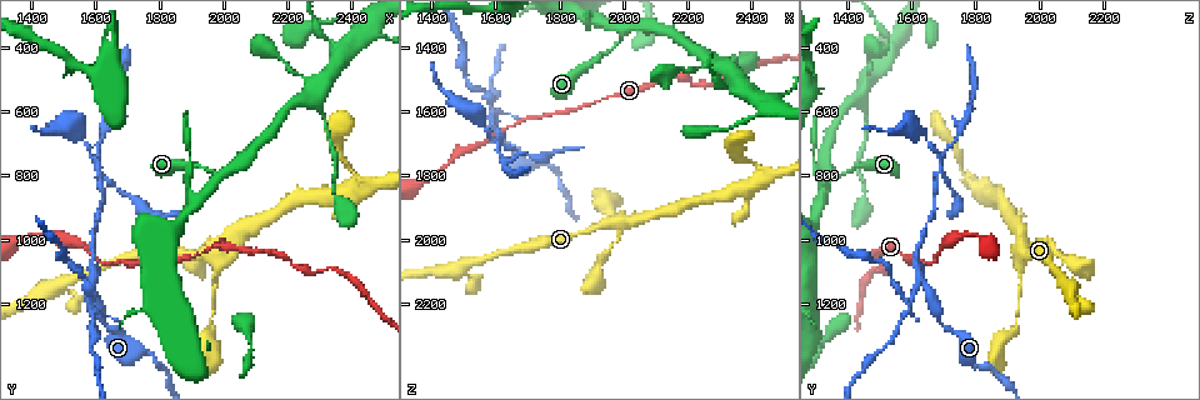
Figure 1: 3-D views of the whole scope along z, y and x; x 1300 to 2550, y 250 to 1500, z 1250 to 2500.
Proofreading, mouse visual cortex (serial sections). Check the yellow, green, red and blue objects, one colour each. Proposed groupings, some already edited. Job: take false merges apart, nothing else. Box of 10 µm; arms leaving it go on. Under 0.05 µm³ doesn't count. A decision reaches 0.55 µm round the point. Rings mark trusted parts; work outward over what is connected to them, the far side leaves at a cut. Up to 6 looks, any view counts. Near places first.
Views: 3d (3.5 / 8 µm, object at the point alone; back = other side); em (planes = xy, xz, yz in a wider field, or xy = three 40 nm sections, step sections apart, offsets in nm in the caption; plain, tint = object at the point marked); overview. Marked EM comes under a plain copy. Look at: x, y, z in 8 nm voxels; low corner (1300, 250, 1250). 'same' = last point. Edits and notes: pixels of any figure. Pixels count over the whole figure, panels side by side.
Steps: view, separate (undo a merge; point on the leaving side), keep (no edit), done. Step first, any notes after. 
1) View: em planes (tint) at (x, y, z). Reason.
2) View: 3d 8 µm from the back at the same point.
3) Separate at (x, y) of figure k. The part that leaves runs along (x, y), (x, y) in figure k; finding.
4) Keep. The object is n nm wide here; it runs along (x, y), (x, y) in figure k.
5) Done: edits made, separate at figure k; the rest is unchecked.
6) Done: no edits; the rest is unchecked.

View: 3d 3.5 µm at (1960, 1030, 1960). Narrows sharply.

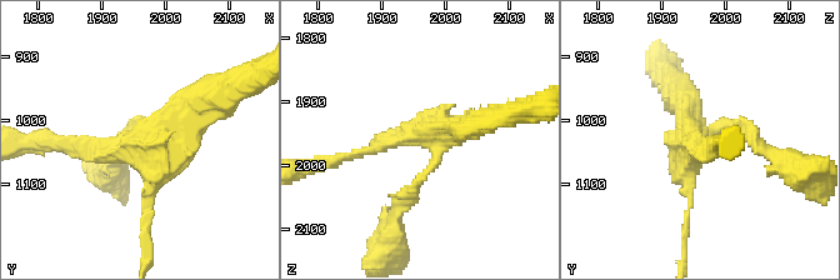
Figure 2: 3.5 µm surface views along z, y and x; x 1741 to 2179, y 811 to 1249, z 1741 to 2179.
View: em planes (tint) at (1960, 1040, 1955). 4 arms meet here; the arms are 100, 150, 150, 350 nm wide; shape alone is not enough.

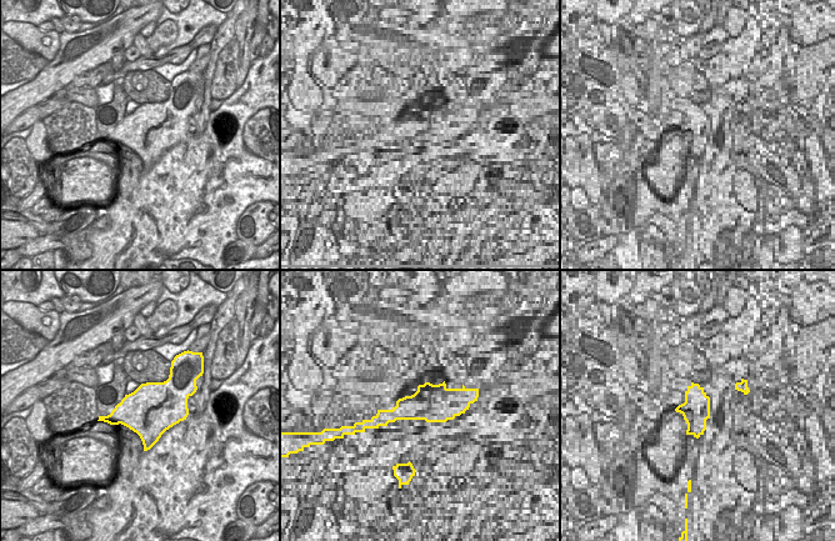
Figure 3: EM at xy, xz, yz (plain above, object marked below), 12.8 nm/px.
Keep. It runs along (61, 145), (160, 141), (206, 95) in figure 2; all the same cell.

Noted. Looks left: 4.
View: 3d 8 µm at (1480, 1150, 2090). Branch point.

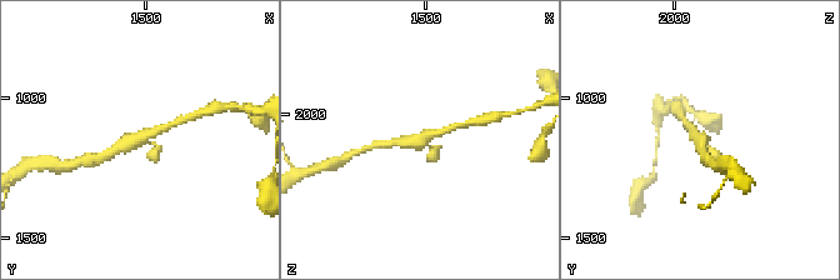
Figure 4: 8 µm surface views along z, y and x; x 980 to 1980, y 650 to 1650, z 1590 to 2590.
View: em xy step 2 (tint) at the same point. Now the EM.

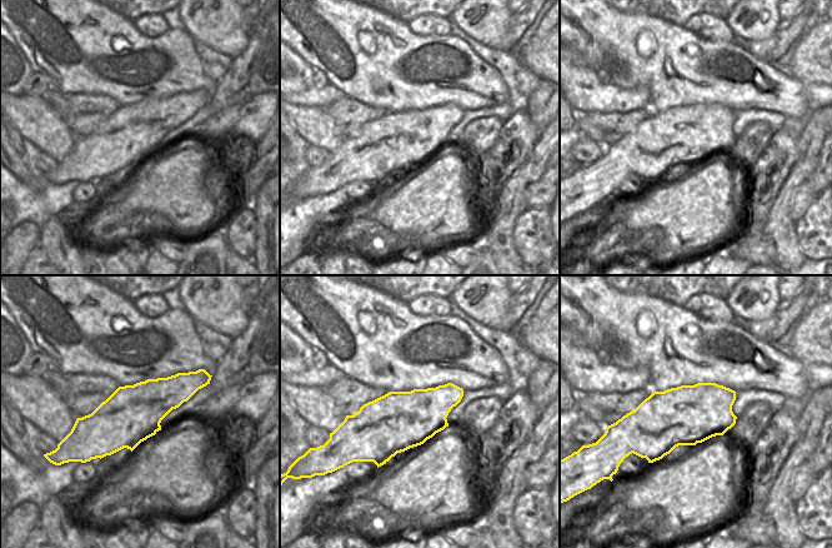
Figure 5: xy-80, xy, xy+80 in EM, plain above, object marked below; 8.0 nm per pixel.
Keep. It runs along (170, 125), (130, 140), (109, 154) in figure 4; one cell here.

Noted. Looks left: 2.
View: 3d 8 µm at (1990, 790, 1350). Three-way junction.

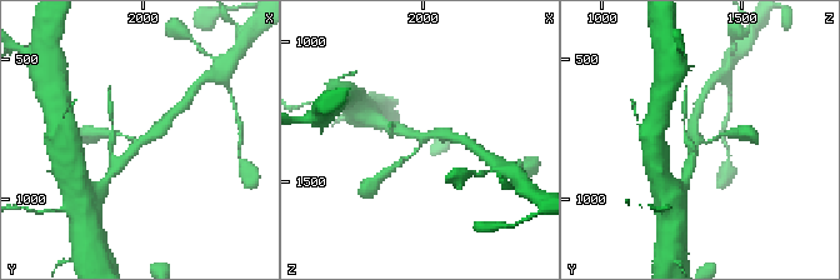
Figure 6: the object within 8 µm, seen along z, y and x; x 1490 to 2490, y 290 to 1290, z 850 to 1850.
View: em planes (tint) at the same point. 3 arms meet here; the arms are 150, 250, 300 nm wide.

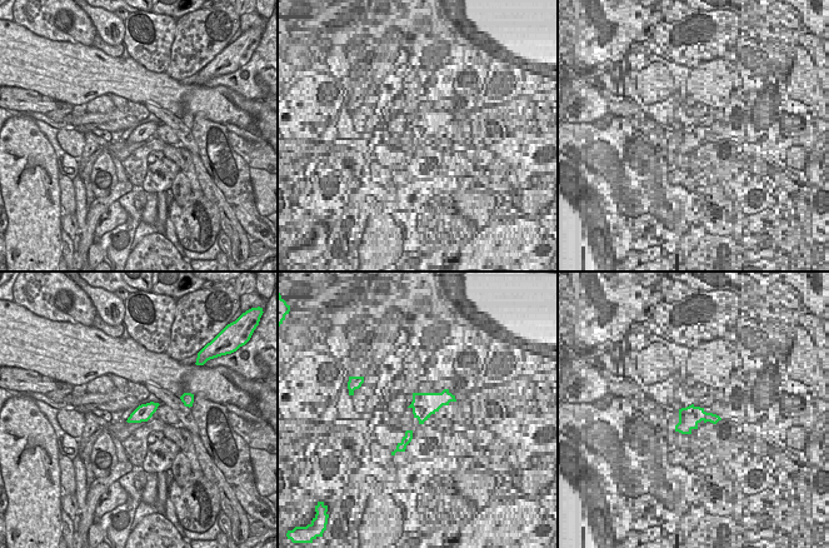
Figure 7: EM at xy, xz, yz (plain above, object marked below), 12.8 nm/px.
Keep. All the same cell.

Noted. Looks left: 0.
Done: no edits; the rest is unchecked.

